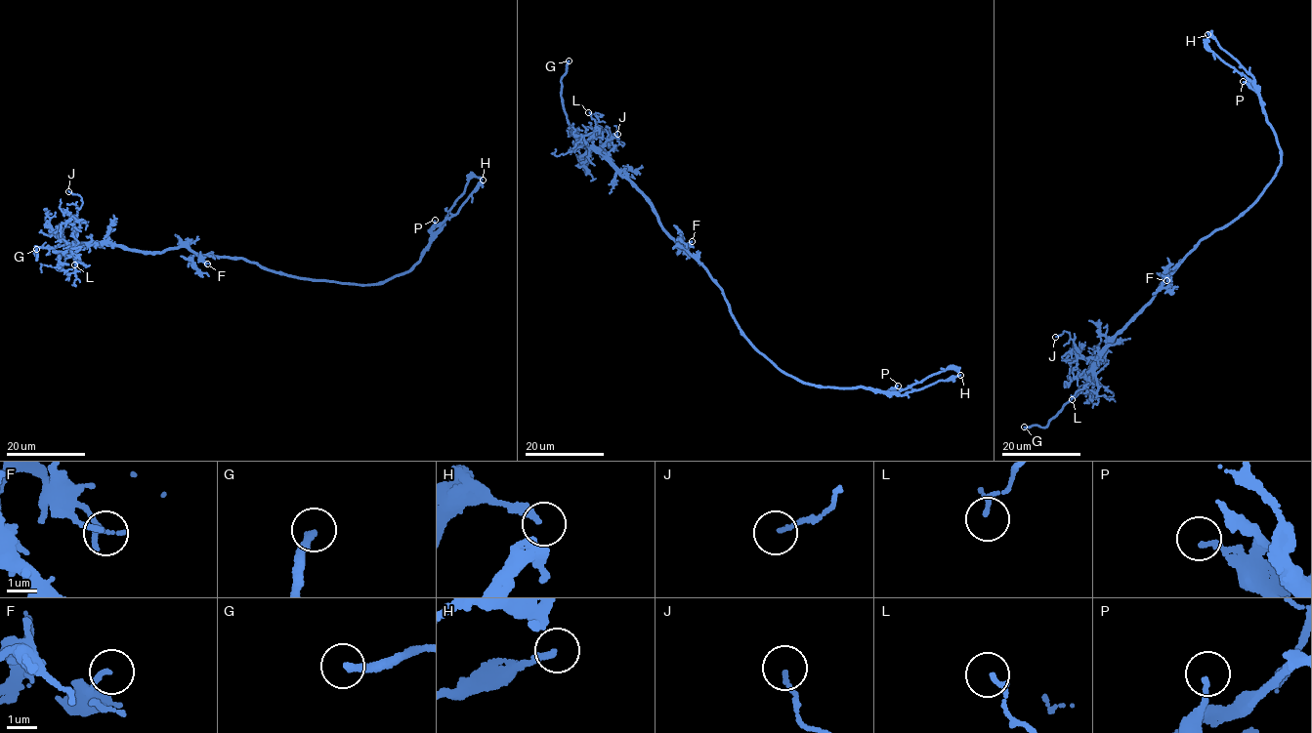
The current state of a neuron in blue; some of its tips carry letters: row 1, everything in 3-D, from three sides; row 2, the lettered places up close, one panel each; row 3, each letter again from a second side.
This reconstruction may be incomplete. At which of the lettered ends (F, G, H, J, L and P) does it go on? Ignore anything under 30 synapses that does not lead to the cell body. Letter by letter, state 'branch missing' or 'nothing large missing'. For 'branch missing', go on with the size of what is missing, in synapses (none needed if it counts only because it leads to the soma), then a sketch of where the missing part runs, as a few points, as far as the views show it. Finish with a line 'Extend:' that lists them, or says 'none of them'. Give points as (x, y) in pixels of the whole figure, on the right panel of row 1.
F: nothing large missing
G: branch missing
H: nothing large missing
J: nothing large missing
L: nothing large missing
P: nothing large missing
Extend: G

